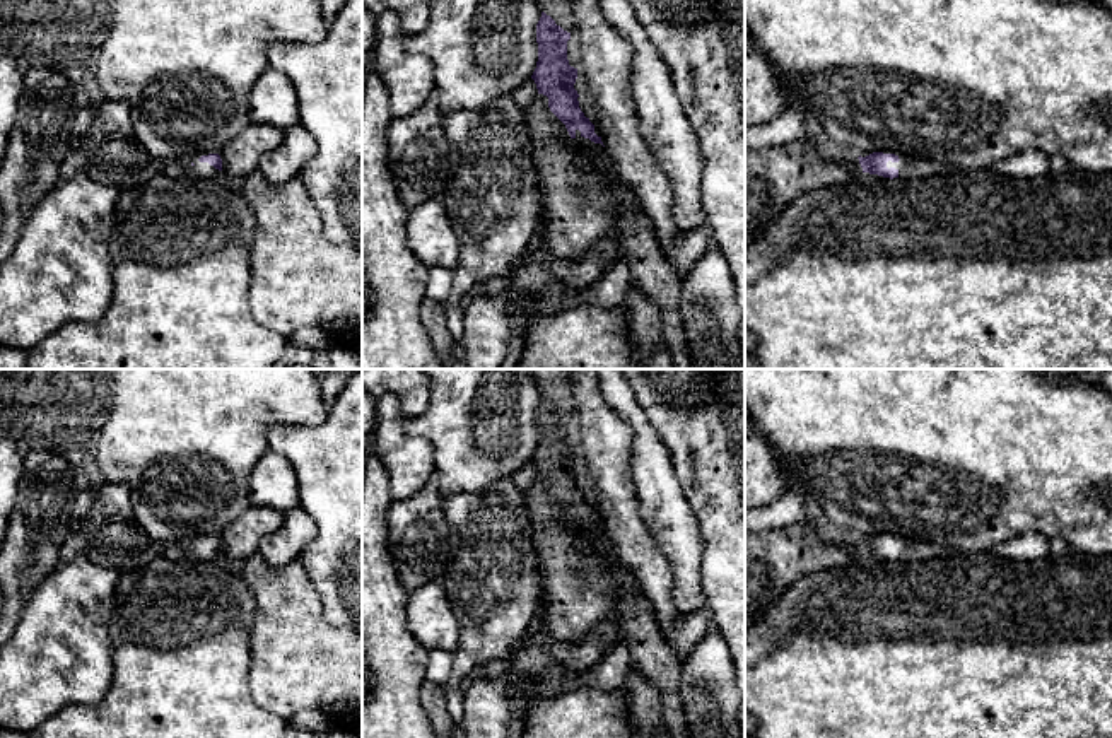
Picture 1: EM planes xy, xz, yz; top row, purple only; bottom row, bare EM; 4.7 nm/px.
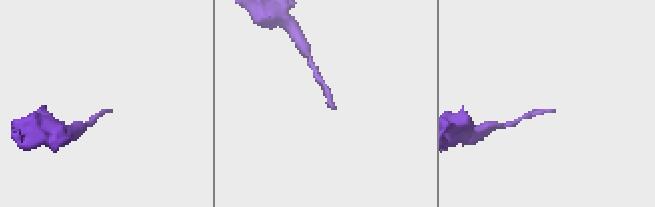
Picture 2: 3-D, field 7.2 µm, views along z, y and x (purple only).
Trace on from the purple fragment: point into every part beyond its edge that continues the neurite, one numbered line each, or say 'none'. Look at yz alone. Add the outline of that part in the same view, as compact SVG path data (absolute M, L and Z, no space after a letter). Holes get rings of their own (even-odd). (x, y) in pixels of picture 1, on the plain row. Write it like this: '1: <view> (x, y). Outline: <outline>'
1: yz (907, 549). Outline: M883 533L883 536L895 536L898 545L887 545L887 550L895 550L898 554L898 560L926 560L941 555L958 554L948 547L936 545L931 542L912 540L900 535Z

